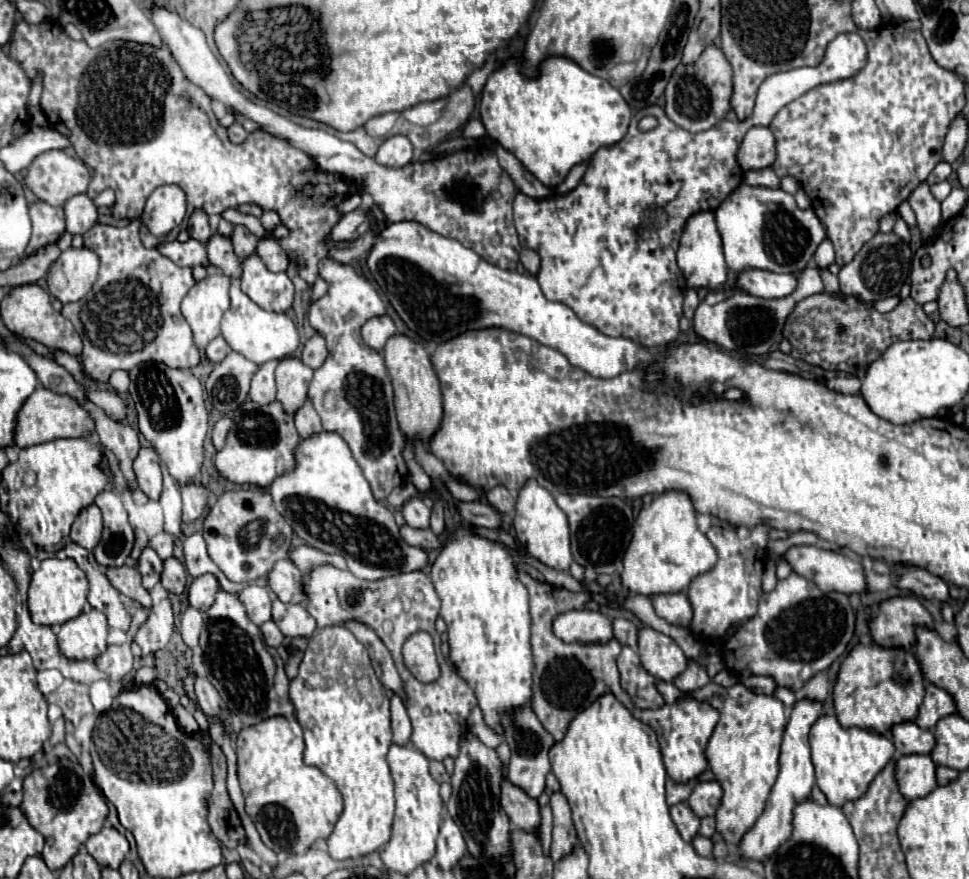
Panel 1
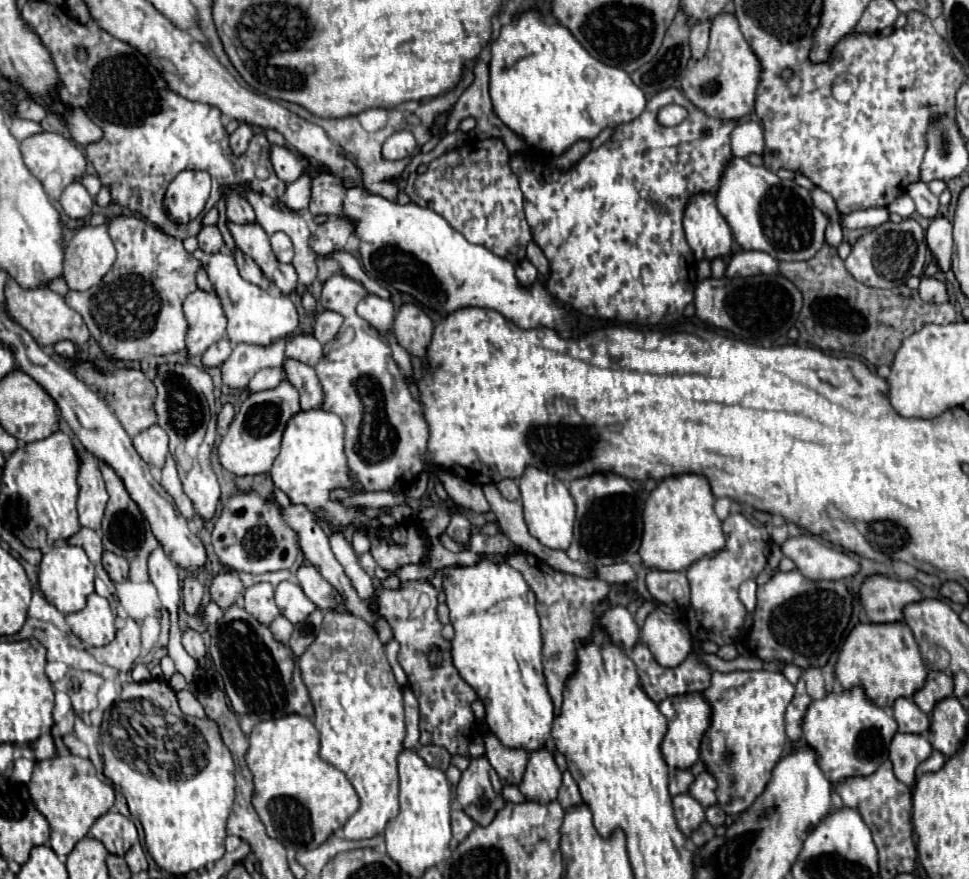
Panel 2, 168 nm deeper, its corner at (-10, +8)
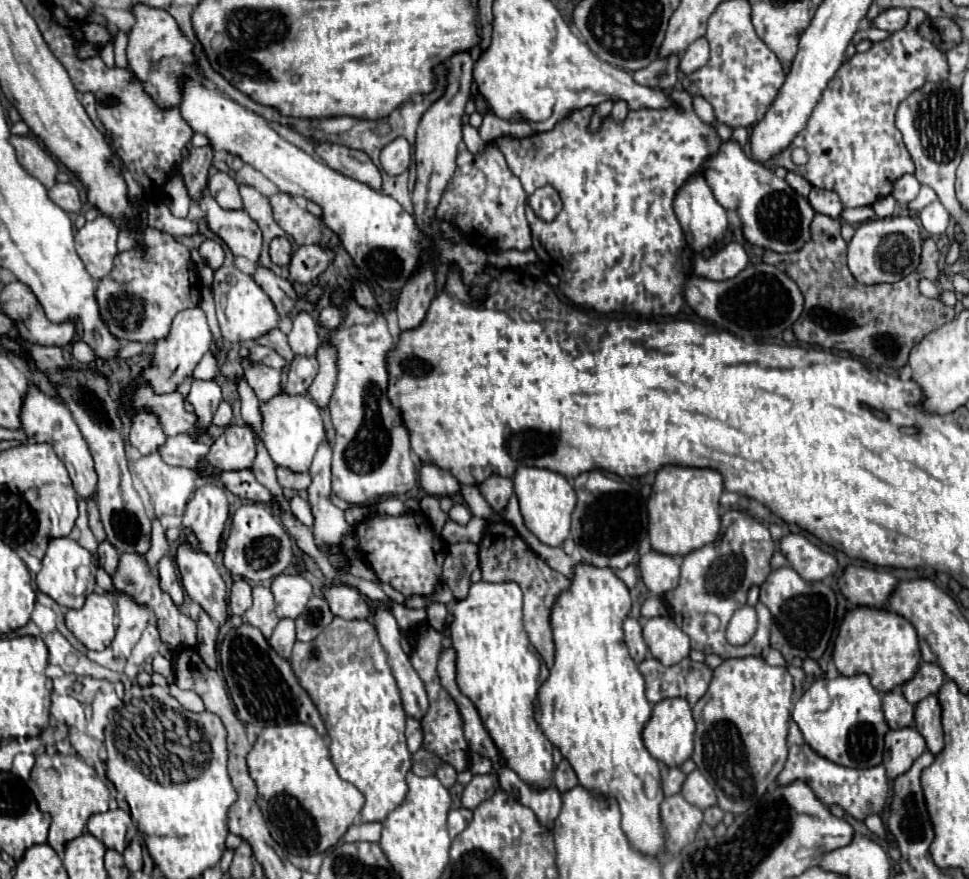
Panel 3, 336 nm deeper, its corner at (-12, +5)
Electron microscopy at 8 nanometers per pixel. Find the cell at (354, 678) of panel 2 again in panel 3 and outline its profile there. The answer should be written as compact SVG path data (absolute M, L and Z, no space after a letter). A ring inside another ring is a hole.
M335 617L329 623L329 627L325 627L325 631L319 635L319 639L313 639L309 643L301 643L301 641L295 643L291 665L301 687L309 693L315 707L319 709L319 715L329 735L331 761L339 777L353 783L365 795L361 821L383 823L387 815L403 803L407 795L405 773L411 769L411 753L405 743L407 715L401 703L401 693L399 693L397 681L393 679L393 673L389 671L387 655L377 639L375 627L367 619L347 621L347 619Z

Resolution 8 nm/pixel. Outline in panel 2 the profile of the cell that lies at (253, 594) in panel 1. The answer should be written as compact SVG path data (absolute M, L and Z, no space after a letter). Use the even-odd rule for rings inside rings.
M269 582L255 584L245 590L245 610L257 622L261 622L265 626L269 626L279 616L279 610L273 600L273 592L275 592L275 588Z

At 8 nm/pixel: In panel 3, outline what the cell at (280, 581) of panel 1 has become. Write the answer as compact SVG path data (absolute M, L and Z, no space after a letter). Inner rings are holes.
M323 585L323 597L329 603L329 609L333 615L343 619L365 619L369 617L371 609L365 601L365 597L349 585Z

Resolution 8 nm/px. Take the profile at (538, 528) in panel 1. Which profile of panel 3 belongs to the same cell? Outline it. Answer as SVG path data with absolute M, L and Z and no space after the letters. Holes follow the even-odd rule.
M517 467L515 477L515 495L519 499L521 515L525 519L525 527L545 545L561 547L571 529L571 513L575 509L577 497L567 479L555 471L539 469L539 467Z

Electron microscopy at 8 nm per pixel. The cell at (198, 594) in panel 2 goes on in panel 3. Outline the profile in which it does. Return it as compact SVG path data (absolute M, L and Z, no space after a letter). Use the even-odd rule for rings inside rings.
M201 609L199 619L197 619L197 653L205 661L209 669L217 669L217 651L215 651L215 641L217 641L217 629L219 625L205 615Z

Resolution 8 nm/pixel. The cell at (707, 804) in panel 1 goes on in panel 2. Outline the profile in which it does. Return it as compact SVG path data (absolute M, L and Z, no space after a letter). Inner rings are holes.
M701 772L701 774L695 778L695 782L691 784L689 794L691 794L699 804L703 804L703 808L709 808L709 806L717 804L715 788L717 788L715 778L713 778L709 772Z

